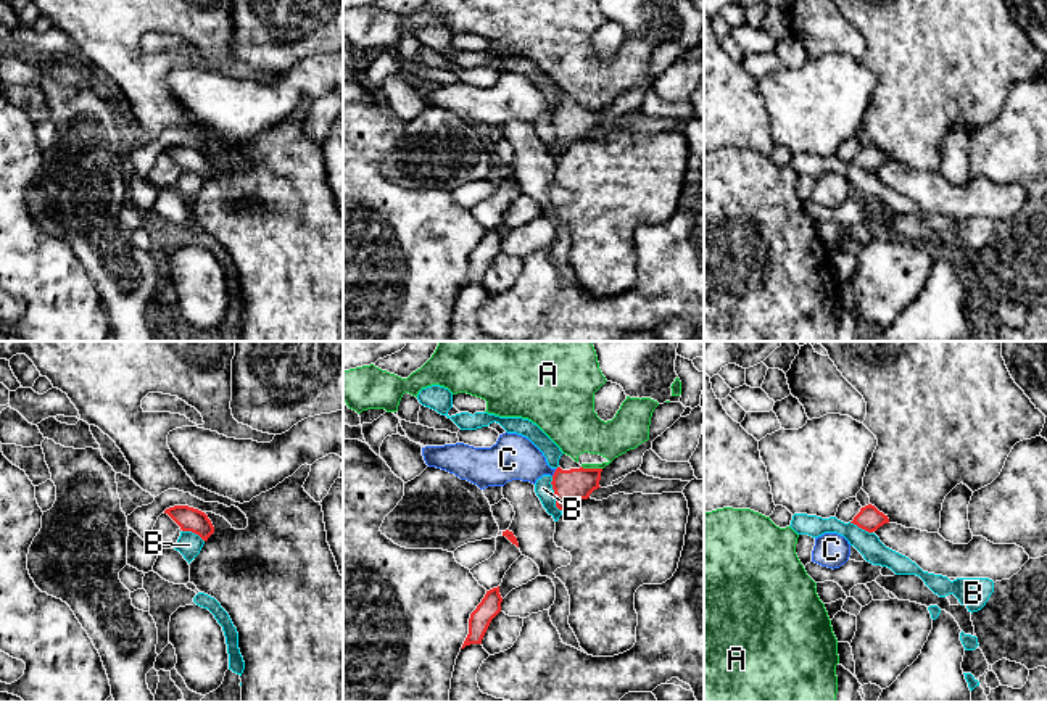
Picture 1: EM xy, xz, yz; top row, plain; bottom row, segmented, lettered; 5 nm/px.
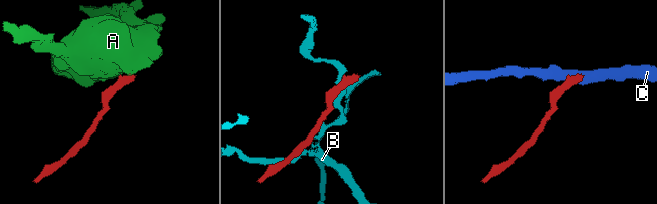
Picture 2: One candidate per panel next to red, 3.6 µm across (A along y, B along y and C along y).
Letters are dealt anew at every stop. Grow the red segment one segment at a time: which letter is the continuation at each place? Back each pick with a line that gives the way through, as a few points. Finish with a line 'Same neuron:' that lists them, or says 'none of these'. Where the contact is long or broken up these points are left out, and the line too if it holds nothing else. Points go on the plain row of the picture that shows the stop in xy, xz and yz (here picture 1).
Same neuron: none of these

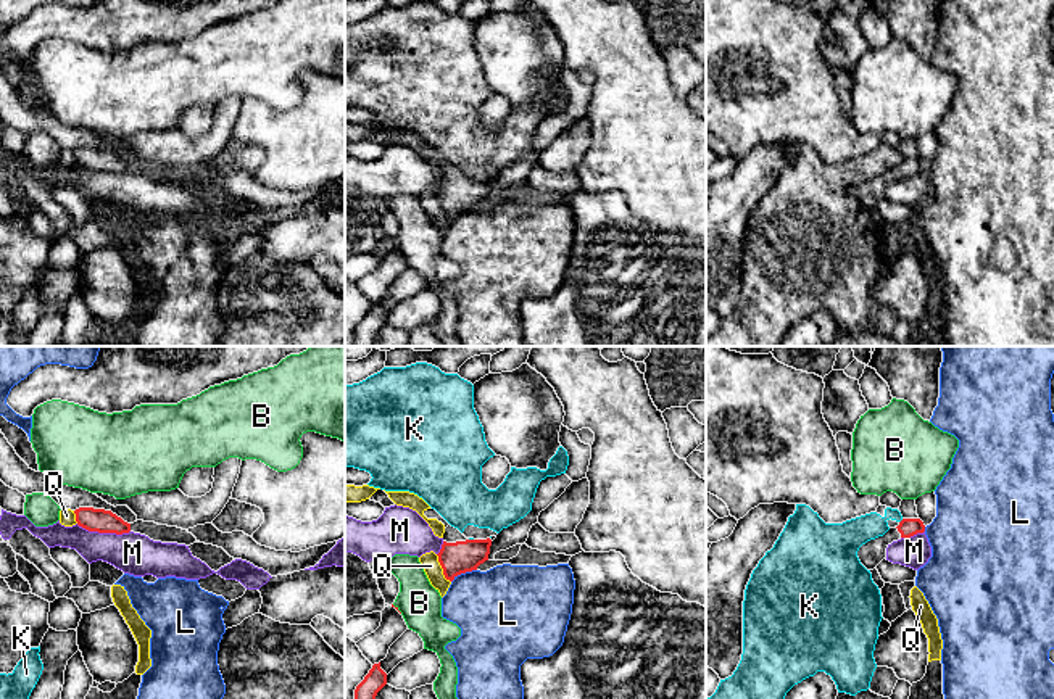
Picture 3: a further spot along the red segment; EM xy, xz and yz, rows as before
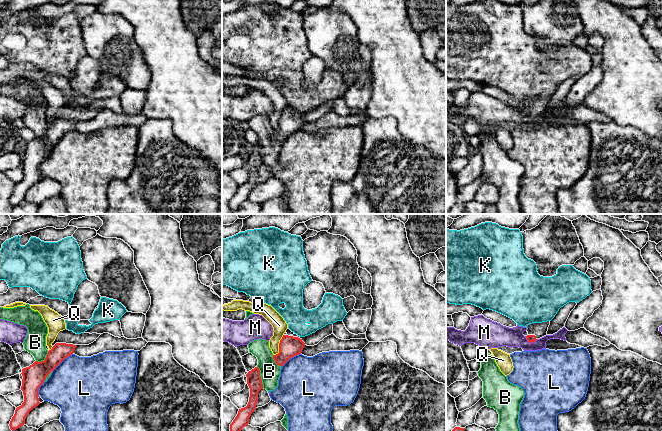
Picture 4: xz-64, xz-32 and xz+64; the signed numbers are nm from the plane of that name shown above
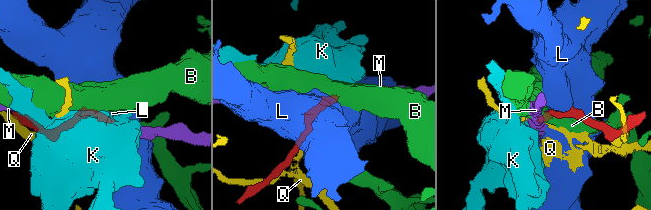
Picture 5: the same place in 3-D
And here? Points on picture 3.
Same neuron: none of these

